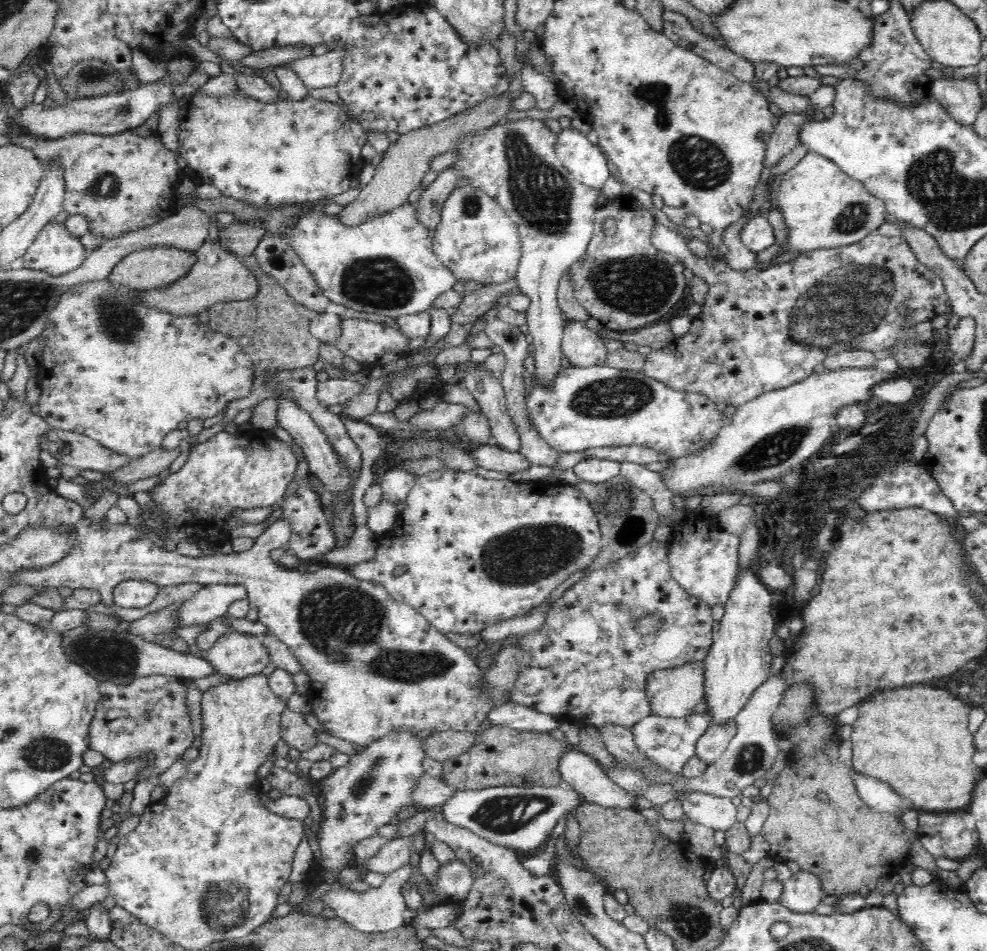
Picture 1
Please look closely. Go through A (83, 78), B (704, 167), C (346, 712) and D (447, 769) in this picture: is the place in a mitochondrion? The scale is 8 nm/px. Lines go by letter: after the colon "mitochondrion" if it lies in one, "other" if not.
A: mitochondrion
B: mitochondrion
C: other
D: other

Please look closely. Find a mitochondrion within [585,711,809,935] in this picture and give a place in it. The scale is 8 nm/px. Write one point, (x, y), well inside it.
(751, 757)

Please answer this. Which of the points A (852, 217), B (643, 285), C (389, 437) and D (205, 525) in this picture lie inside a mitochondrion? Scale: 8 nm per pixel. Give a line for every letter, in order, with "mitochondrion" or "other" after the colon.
A: mitochondrion
B: mitochondrion
C: other
D: other

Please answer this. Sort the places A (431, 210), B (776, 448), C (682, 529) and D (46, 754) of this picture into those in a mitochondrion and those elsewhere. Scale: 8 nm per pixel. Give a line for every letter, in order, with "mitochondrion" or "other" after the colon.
A: other
B: mitochondrion
C: other
D: mitochondrion

